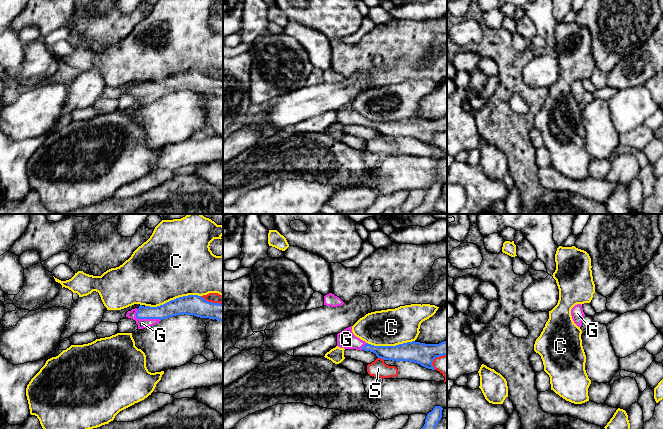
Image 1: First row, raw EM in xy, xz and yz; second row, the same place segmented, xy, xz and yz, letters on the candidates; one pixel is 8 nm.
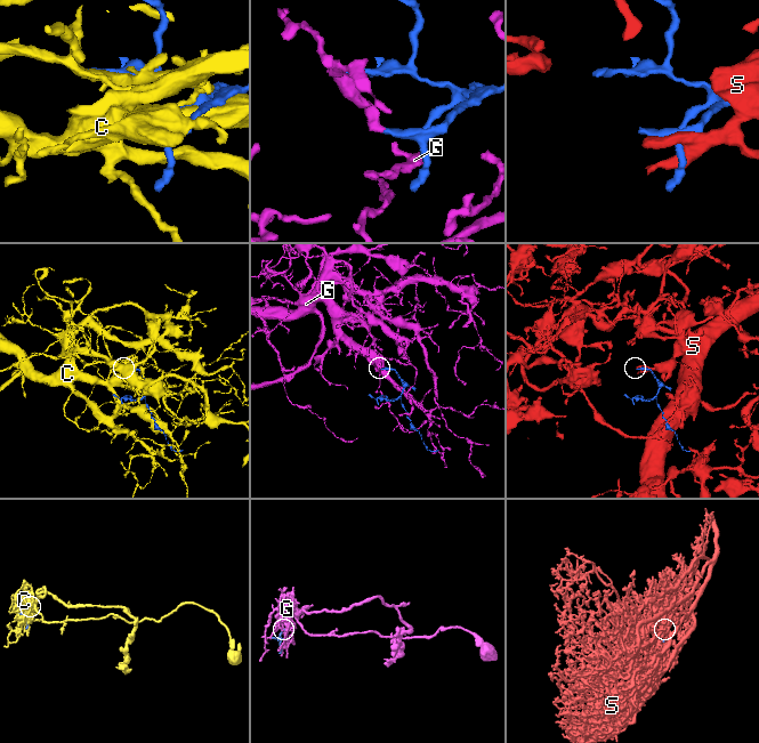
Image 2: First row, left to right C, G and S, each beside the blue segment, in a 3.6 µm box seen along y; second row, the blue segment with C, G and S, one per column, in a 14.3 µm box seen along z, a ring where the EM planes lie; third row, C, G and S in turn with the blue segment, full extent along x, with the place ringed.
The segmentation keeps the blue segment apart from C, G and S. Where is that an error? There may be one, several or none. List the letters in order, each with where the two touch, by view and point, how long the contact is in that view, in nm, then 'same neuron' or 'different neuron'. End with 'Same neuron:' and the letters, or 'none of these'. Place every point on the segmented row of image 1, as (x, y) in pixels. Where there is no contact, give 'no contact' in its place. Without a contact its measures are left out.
C: meets blue in xy at (172, 300); contact 460 nm long; different neuron
G: meets blue in xy at (146, 318); contact 220 nm long; same neuron
S: meets blue in xz at (381, 358); contact 60 nm long; different neuron
Same neuron: G

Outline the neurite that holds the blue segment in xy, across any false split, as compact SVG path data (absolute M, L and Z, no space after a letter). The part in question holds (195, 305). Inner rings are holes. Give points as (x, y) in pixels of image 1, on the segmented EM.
M188 295L157 307L140 305L138 309L128 311L126 317L135 320L138 329L143 329L181 314L223 321L223 304L208 302L198 295Z

